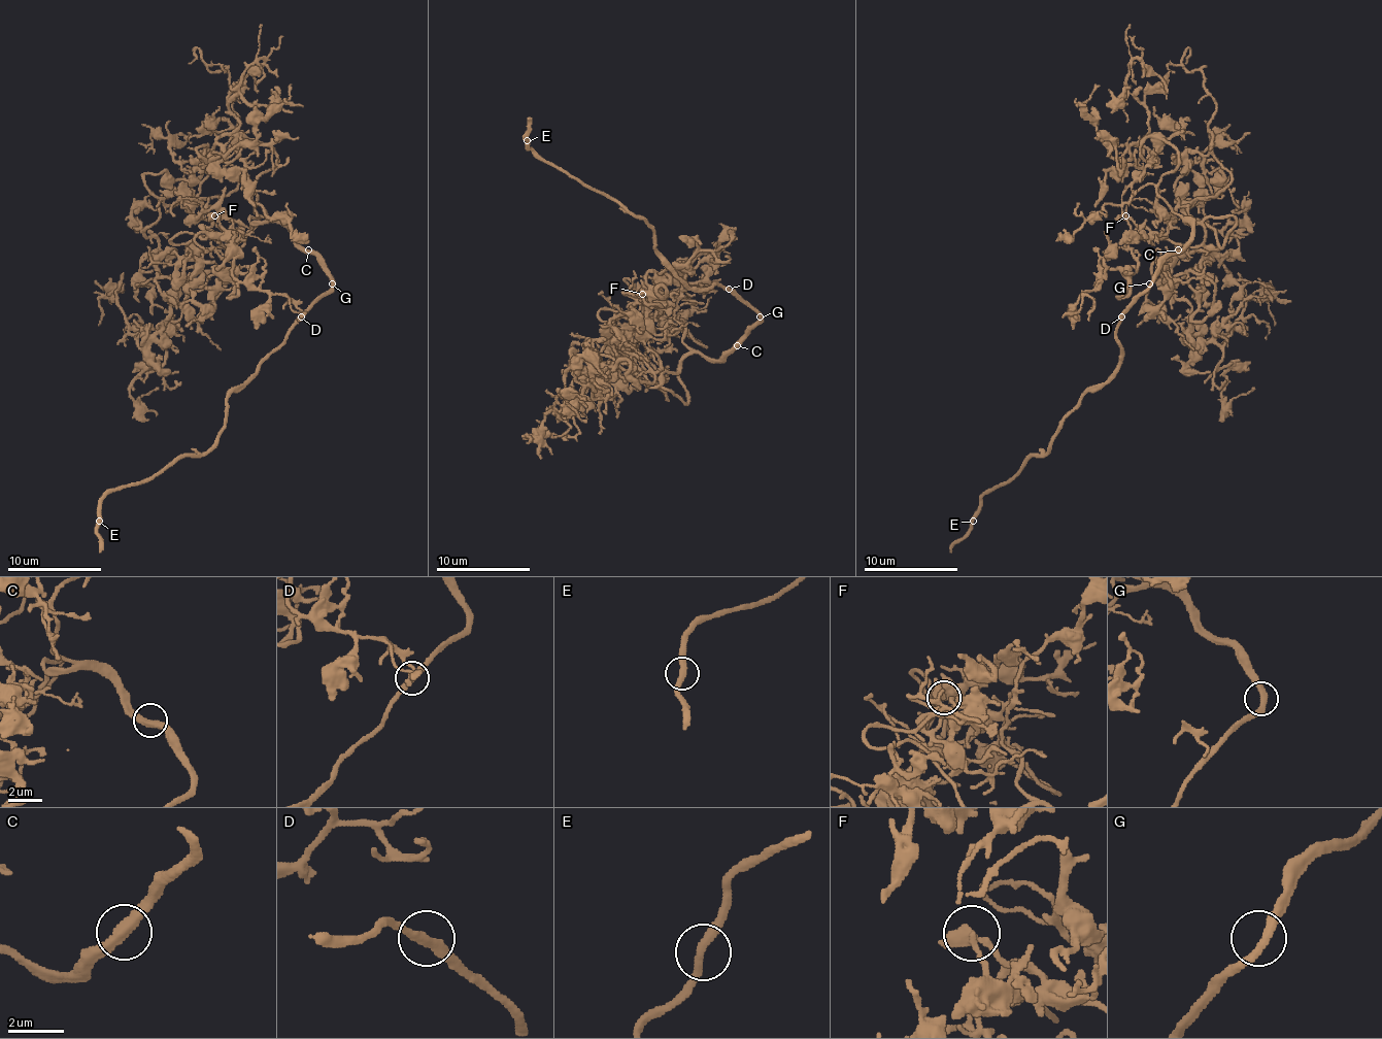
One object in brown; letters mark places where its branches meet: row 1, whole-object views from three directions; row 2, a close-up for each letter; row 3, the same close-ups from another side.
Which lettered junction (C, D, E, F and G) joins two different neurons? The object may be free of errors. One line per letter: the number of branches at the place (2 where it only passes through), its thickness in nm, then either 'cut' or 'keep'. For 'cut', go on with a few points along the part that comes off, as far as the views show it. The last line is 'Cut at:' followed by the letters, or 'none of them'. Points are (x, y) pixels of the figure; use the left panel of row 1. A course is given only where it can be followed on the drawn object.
C: 2 | 380 nm | keep
D: 2 | 340 nm | keep
E: 2 | 340 nm | keep
F: 2 | 380 nm | keep
G: 2 | 320 nm | keep
Cut at: none of them

